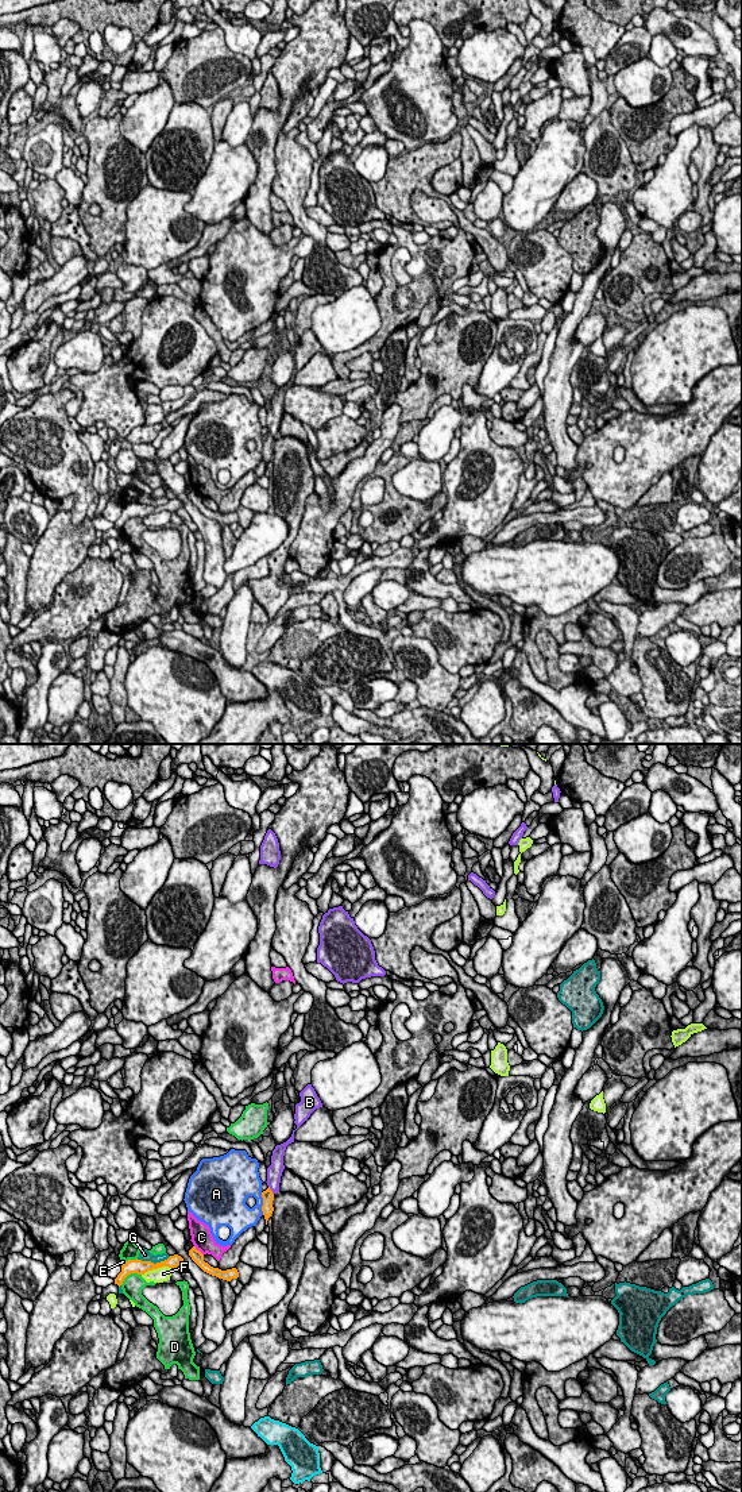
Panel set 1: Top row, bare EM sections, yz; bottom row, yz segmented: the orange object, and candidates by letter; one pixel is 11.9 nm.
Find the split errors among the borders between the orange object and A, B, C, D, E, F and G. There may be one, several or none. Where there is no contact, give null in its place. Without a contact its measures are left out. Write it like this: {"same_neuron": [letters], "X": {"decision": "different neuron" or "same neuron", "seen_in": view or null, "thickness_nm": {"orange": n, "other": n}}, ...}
{"same_neuron": ["B"], "A": {"decision": "different neuron", "seen_in": "yz", "thickness_nm": {"orange": 140, "other": 240}}, "B": {"decision": "same neuron", "seen_in": "yz", "thickness_nm": {"orange": 140, "other": 190}}, "C": {"decision": "different neuron", "seen_in": "yz", "thickness_nm": {"orange": 140, "other": 240}}, "D": {"decision": "different neuron", "seen_in": "yz", "thickness_nm": {"orange": 170, "other": 240}}, "E": {"decision": "different neuron", "seen_in": "yz", "thickness_nm": {"orange": 170, "other": 50}}, "F": {"decision": "different neuron", "seen_in": "yz", "thickness_nm": {"orange": 170, "other": 170}}, "G": {"decision": "different neuron", "seen_in": "yz", "thickness_nm": {"orange": 170, "other": 140}}}

